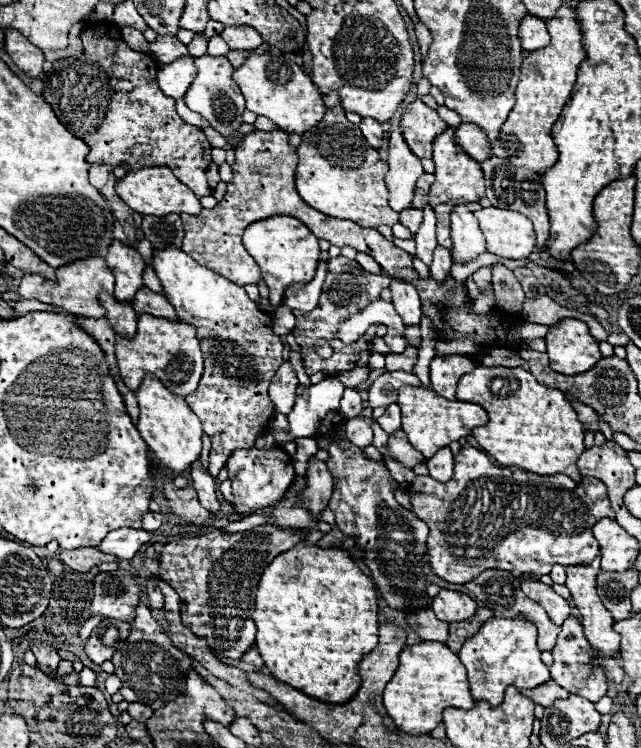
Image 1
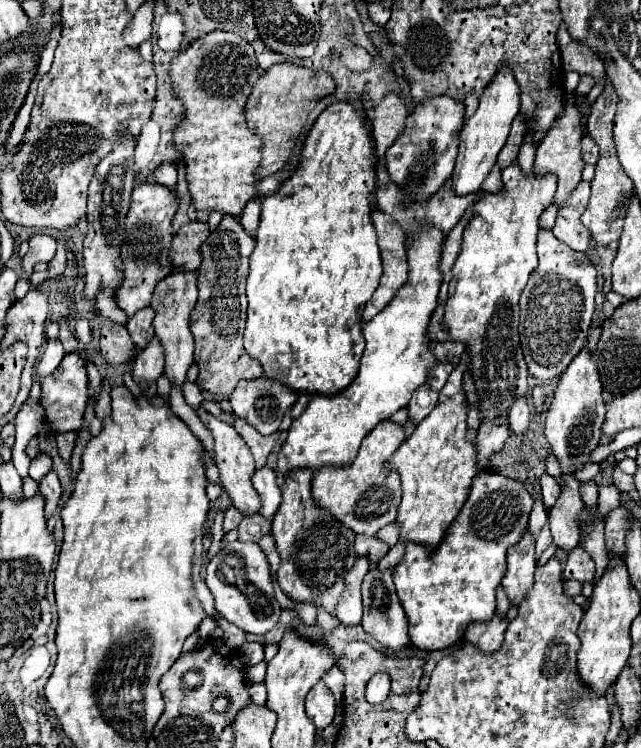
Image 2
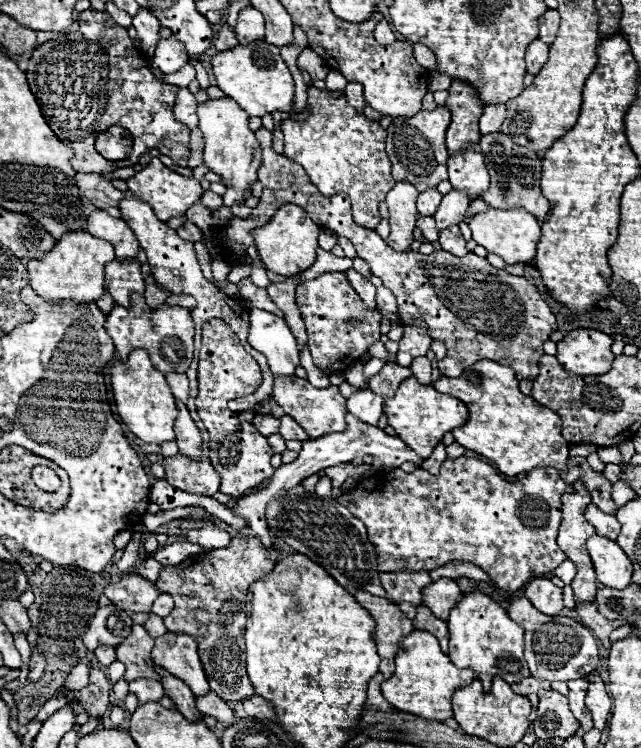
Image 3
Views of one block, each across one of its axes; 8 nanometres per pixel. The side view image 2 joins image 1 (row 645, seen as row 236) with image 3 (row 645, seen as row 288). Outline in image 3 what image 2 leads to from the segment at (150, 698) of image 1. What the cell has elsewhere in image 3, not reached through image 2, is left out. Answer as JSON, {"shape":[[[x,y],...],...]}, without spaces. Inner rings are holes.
{"shape":[[[134,624],[132,634],[120,646],[116,646],[118,660],[126,664],[124,678],[128,682],[136,678],[160,680],[160,676],[150,666],[146,666],[146,660],[150,658],[152,648],[154,648],[154,638],[144,630],[144,626],[138,626],[138,624]]]}

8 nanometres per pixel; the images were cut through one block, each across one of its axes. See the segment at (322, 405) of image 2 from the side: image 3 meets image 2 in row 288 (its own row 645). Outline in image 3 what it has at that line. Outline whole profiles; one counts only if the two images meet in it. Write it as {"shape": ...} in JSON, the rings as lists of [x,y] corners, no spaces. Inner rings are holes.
{"shape":[[[412,630],[404,640],[400,642],[400,650],[394,658],[396,670],[394,674],[380,686],[382,696],[398,710],[416,714],[426,720],[438,720],[444,722],[452,718],[452,694],[474,680],[474,672],[464,668],[456,668],[450,658],[440,650],[438,640],[424,630]]]}

